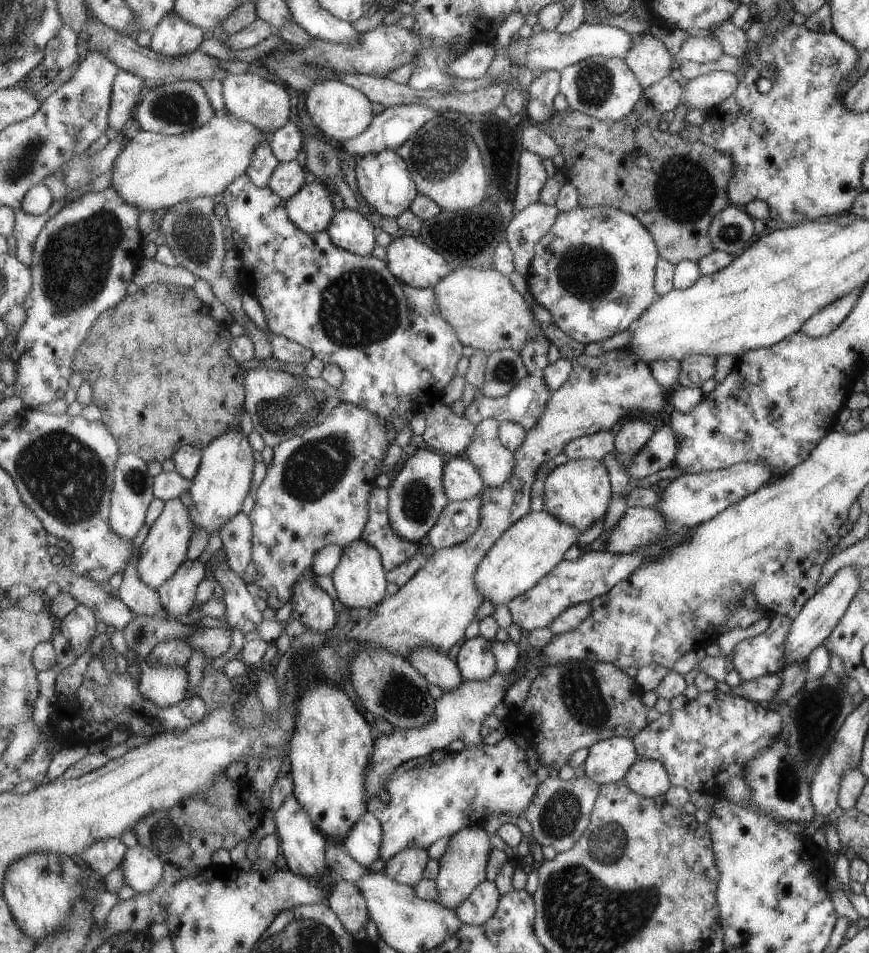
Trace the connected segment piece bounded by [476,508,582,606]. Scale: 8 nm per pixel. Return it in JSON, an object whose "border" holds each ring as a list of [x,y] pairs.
{"border":[[[544,508],[538,512],[529,512],[509,526],[489,550],[476,574],[477,588],[494,606],[509,604],[555,569],[565,559],[565,553],[579,542],[581,535],[581,530],[577,530],[576,526],[565,524]]]}

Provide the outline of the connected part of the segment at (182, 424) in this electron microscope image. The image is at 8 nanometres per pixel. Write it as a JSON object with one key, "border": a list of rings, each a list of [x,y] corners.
{"border":[[[155,282],[139,290],[132,296],[126,297],[118,306],[107,310],[95,322],[87,342],[77,352],[76,361],[73,362],[73,370],[82,375],[83,380],[91,382],[93,386],[93,404],[102,412],[101,421],[109,428],[111,435],[120,443],[121,455],[134,453],[150,463],[165,462],[173,459],[173,456],[183,446],[192,445],[204,451],[217,438],[229,430],[241,430],[241,418],[243,418],[245,405],[245,376],[247,370],[239,366],[239,362],[232,356],[233,336],[227,330],[228,326],[213,319],[212,312],[205,302],[201,302],[193,288],[177,286],[172,283]]]}

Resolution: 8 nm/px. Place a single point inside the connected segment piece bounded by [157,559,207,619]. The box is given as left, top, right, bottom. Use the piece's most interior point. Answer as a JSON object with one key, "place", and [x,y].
{"place":[177,596]}

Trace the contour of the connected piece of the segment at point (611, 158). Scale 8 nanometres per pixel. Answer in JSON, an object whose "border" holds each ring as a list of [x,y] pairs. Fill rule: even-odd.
{"border":[[[643,94],[633,113],[620,122],[603,122],[569,109],[566,113],[557,115],[554,122],[545,122],[541,127],[562,150],[566,160],[563,170],[568,175],[569,182],[579,192],[580,206],[613,206],[615,210],[629,212],[639,218],[656,239],[660,257],[669,260],[675,266],[686,259],[697,263],[712,250],[711,242],[707,238],[707,228],[711,218],[729,205],[728,182],[735,172],[736,163],[727,152],[714,150],[699,140],[693,143],[685,142],[679,133],[659,130],[659,117],[651,98]],[[639,154],[648,155],[651,169],[643,170],[641,166],[637,166],[635,158]]]}

